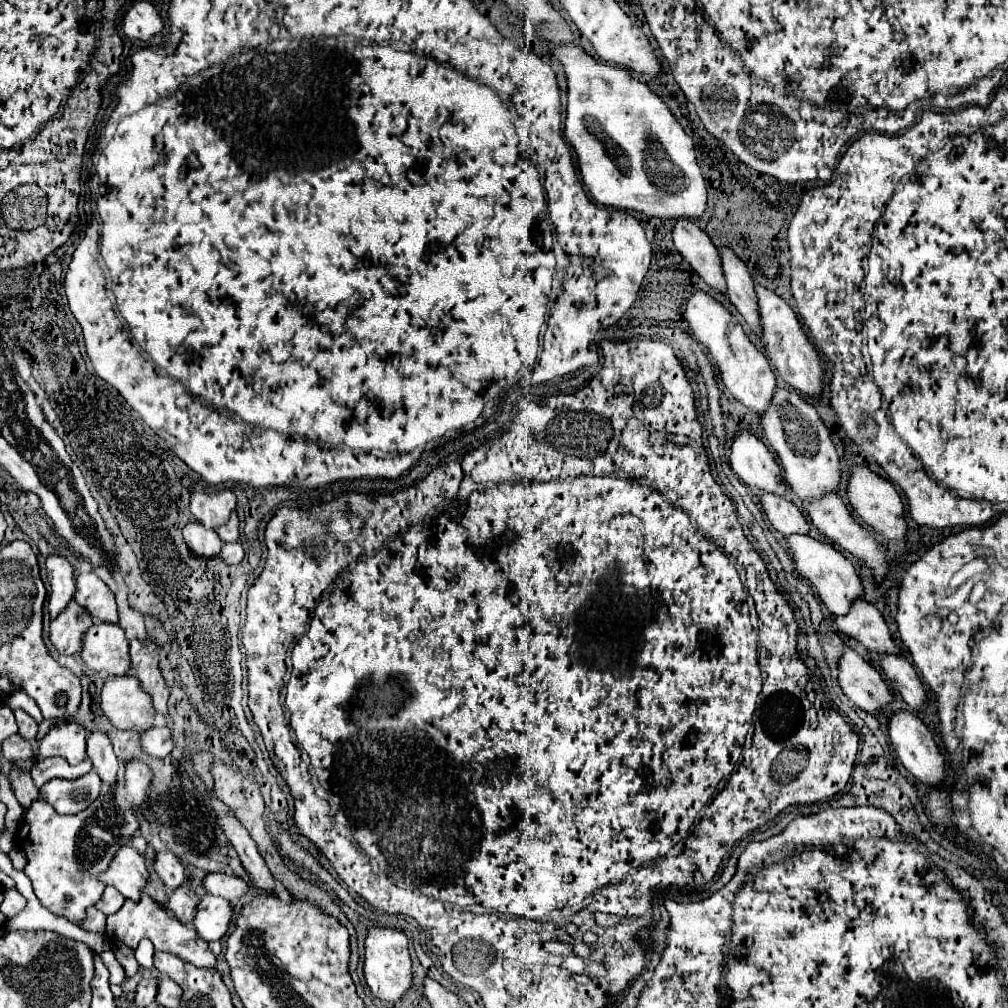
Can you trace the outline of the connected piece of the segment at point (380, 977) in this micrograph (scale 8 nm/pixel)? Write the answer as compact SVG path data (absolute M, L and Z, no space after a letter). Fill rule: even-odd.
M383 927L369 929L369 935L365 939L363 971L365 981L377 999L397 1003L403 997L403 993L411 987L411 959L407 951L407 937L397 929L383 929Z

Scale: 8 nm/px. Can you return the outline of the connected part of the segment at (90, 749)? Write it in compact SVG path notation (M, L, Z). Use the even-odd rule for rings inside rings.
M89 731L87 737L87 757L93 761L95 771L103 781L115 783L117 781L117 771L119 771L119 761L113 753L113 745L109 737L101 731Z

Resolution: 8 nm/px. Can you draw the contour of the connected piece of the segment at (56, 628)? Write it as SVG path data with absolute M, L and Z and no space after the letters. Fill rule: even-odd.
M71 601L57 619L51 621L51 641L63 655L75 655L81 651L83 635L93 625L93 617L85 607Z

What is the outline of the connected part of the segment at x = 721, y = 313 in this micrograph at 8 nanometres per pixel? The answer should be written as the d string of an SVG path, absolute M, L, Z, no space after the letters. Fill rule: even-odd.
M697 291L687 303L687 321L693 329L693 335L699 343L703 343L709 349L713 365L717 365L721 379L725 387L731 391L731 395L741 401L745 407L755 411L757 415L763 415L773 399L773 391L777 387L777 377L773 367L769 365L769 359L749 341L743 327L731 315L717 299L711 295Z

